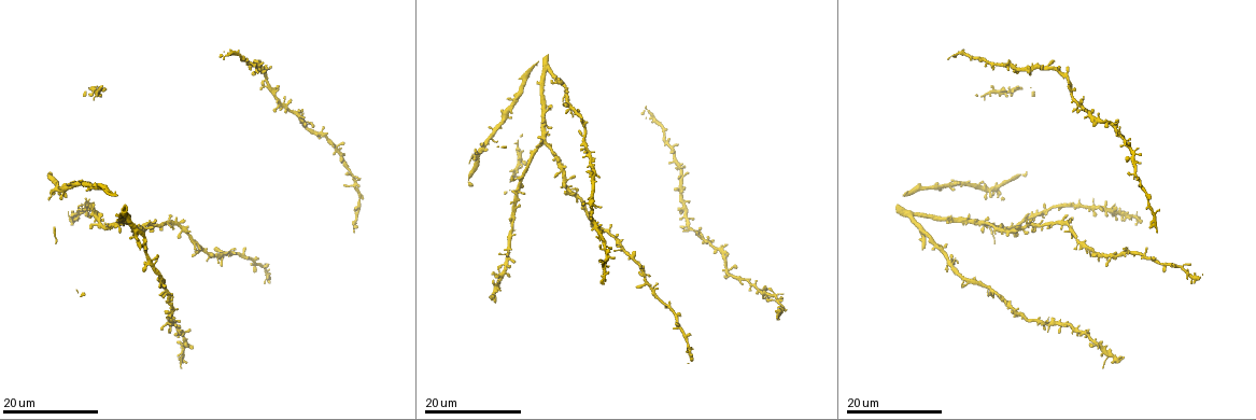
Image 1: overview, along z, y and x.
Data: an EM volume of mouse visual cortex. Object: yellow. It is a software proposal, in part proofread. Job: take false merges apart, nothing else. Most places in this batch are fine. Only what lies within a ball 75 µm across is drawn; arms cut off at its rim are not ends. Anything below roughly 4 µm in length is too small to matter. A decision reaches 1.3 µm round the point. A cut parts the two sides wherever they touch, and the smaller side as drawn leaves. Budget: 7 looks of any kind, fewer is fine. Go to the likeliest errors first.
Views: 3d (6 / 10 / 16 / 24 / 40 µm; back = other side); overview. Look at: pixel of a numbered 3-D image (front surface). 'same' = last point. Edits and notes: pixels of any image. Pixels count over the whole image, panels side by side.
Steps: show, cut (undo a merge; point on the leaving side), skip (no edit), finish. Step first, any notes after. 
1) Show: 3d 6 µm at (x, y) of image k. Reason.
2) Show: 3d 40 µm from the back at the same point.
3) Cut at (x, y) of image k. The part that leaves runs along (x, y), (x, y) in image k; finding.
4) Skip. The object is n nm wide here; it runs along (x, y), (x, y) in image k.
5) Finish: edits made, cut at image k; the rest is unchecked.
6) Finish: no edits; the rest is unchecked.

Show: 3d 24 µm at (139, 234) of image 1. Four or more arms meet.

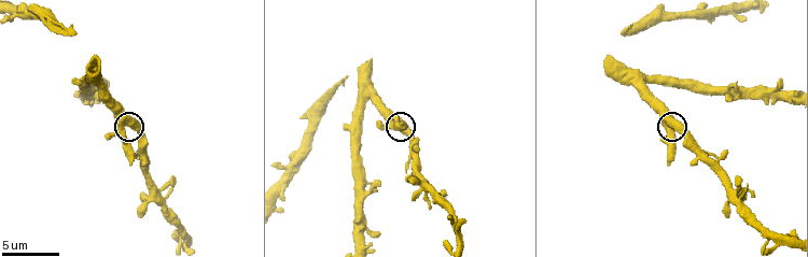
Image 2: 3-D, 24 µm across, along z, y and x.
Show: 3d 6 µm at (128, 125) of image 2.

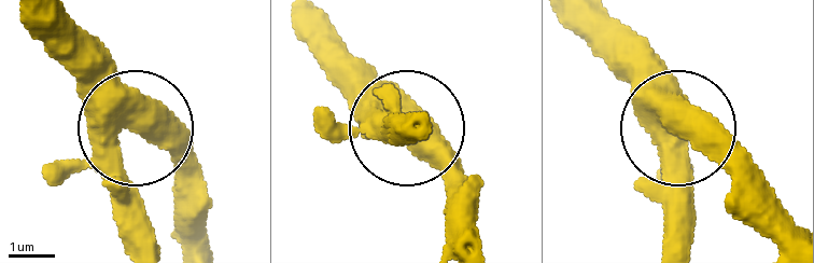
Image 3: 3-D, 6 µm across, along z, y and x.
Skip. Continuous, no second neuron.

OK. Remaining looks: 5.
Show: 3d 16 µm at (982, 223) of image 1. Four arms meet.

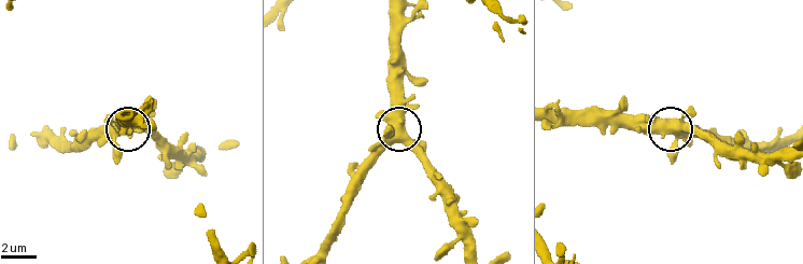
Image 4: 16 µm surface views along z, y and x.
Show: 3d 6 µm at the same point.

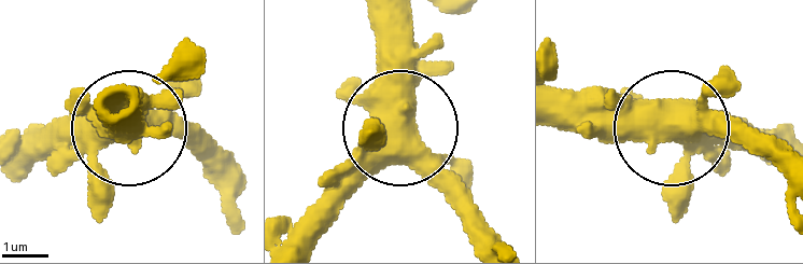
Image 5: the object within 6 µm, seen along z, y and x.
Show: 3d 6 µm from the back at the same point. Other side.

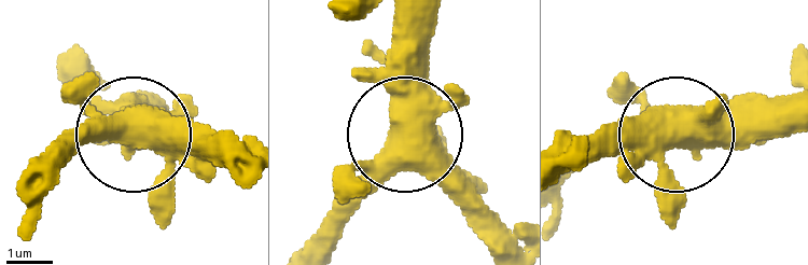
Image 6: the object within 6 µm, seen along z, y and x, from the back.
Skip. The object is 510 nm wide here; continuous, no second neuron.

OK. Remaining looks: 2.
Show: 3d 24 µm at (1177, 265) of image 1.

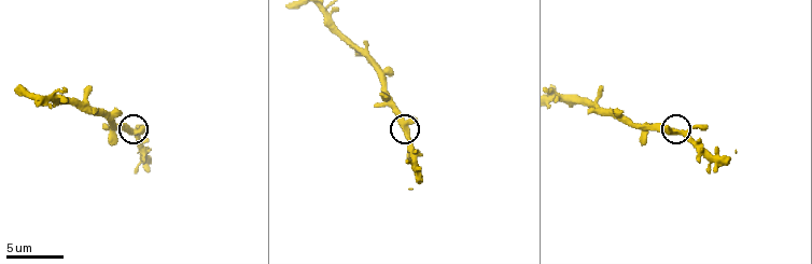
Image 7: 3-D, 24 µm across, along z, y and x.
Show: 3d 10 µm at (405, 125) of image 7.

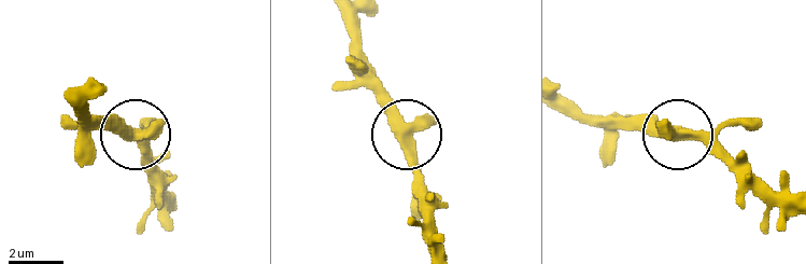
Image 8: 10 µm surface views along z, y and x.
Skip. The side arm is 7 µm long; all the same neuron.

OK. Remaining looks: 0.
Finish: no edits; the rest is unchecked.

